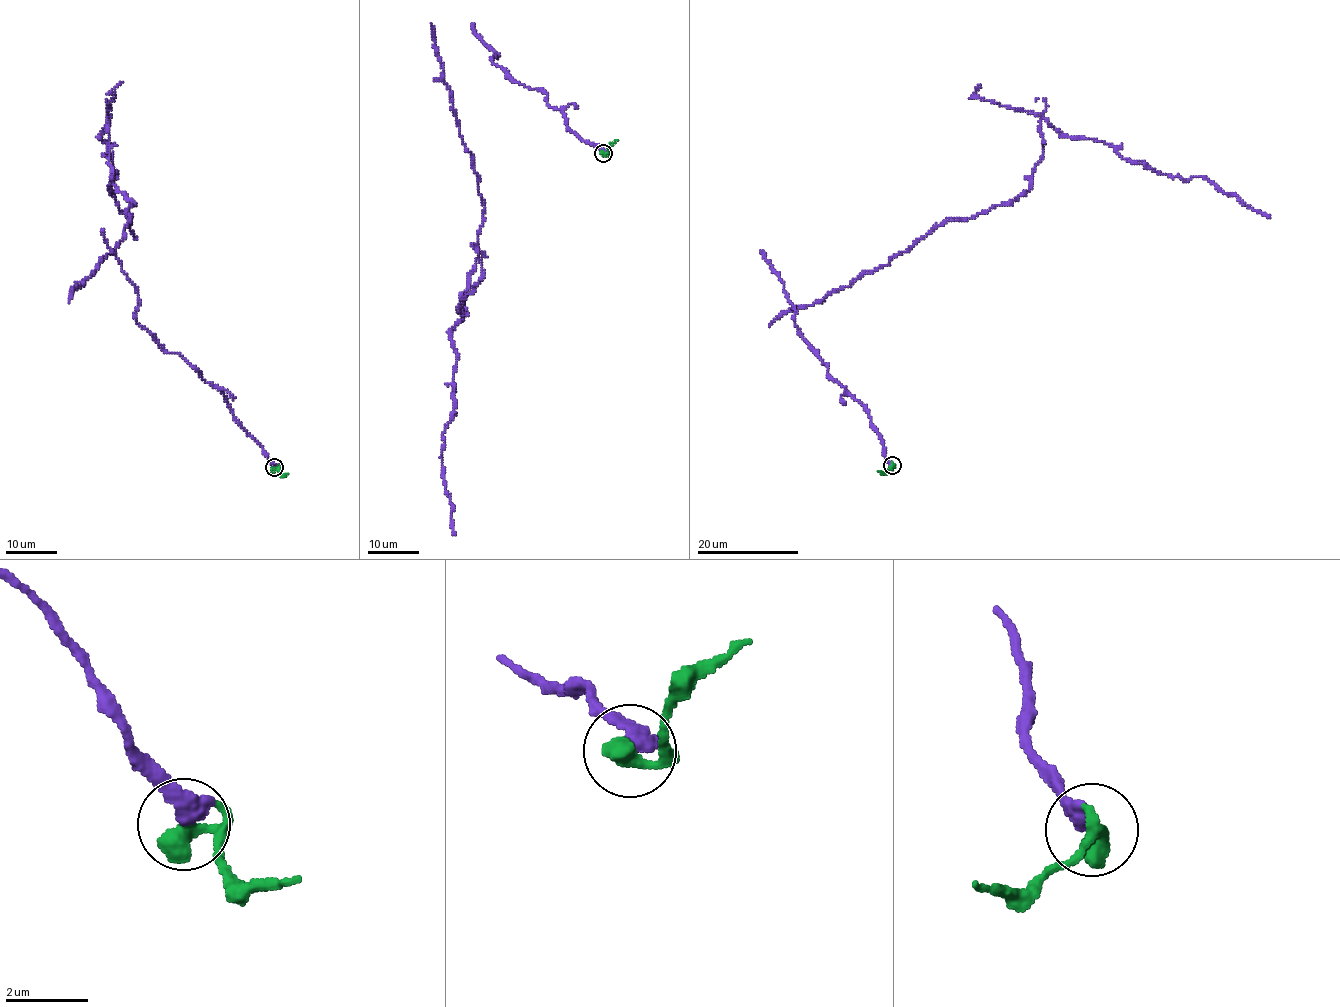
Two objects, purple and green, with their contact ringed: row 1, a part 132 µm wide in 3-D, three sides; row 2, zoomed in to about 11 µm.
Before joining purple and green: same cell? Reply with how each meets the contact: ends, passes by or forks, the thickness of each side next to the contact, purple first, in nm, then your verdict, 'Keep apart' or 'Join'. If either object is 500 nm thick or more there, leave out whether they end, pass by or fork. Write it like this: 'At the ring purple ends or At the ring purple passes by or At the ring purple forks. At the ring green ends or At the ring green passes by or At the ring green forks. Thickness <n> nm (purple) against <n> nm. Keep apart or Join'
Thickness 460 nm (purple) against 550 nm. Join

